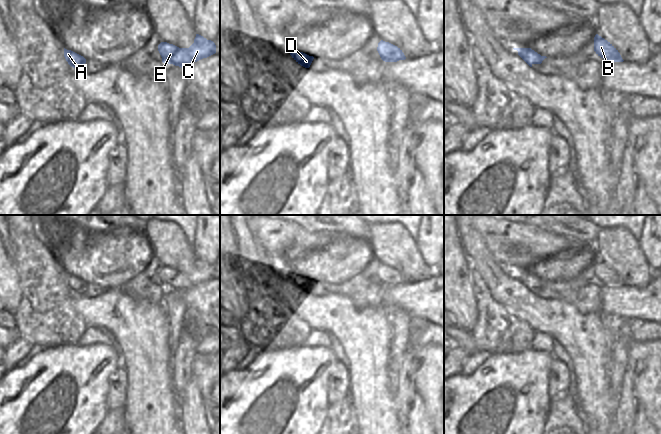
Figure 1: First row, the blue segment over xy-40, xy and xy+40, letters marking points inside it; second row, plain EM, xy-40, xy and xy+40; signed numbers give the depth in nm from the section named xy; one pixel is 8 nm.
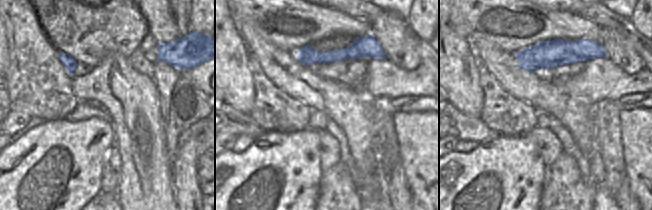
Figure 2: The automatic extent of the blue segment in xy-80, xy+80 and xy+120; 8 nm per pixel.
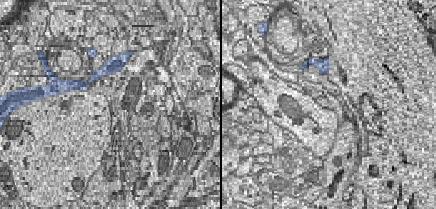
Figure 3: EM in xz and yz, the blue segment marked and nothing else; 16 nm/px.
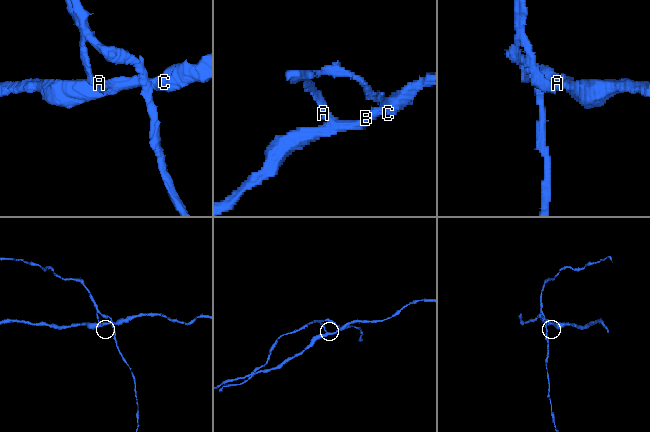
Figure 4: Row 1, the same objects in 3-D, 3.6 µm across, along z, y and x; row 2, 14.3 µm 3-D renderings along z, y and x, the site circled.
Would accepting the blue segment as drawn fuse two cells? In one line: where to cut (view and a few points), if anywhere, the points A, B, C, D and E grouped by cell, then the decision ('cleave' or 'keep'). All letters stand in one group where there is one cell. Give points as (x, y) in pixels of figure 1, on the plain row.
cut in xy+40 along (523, 272), (524, 284); A D / B C E; cleave

